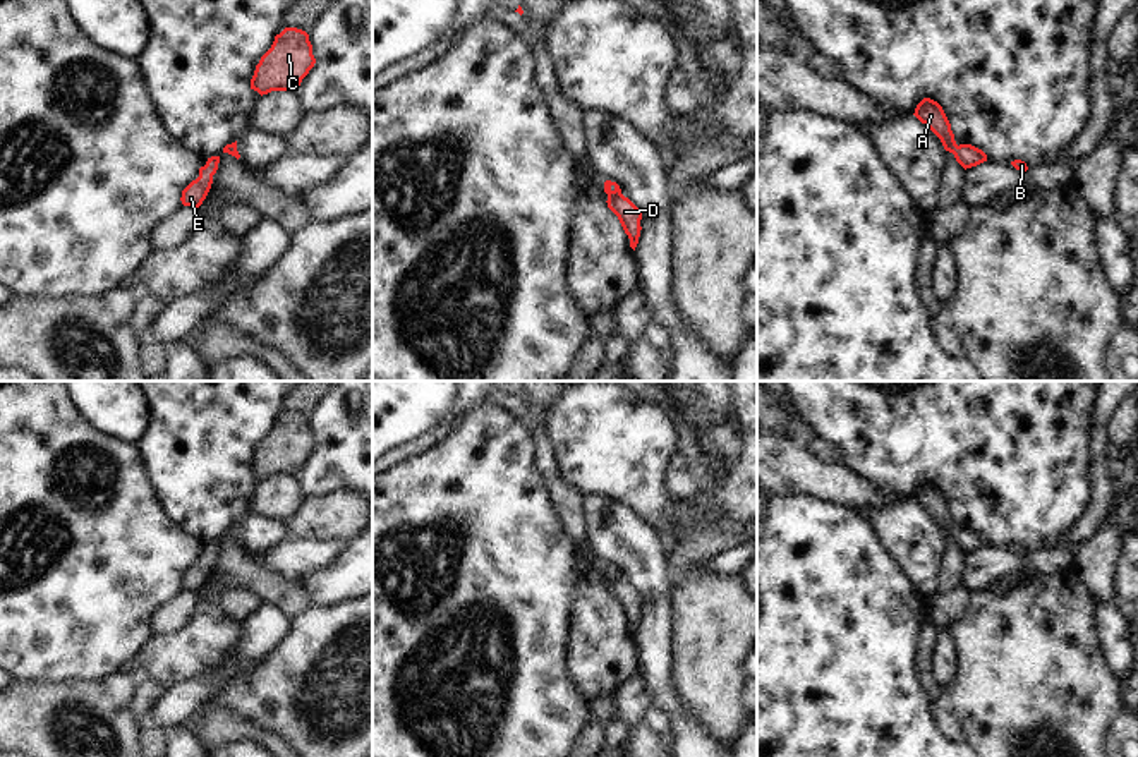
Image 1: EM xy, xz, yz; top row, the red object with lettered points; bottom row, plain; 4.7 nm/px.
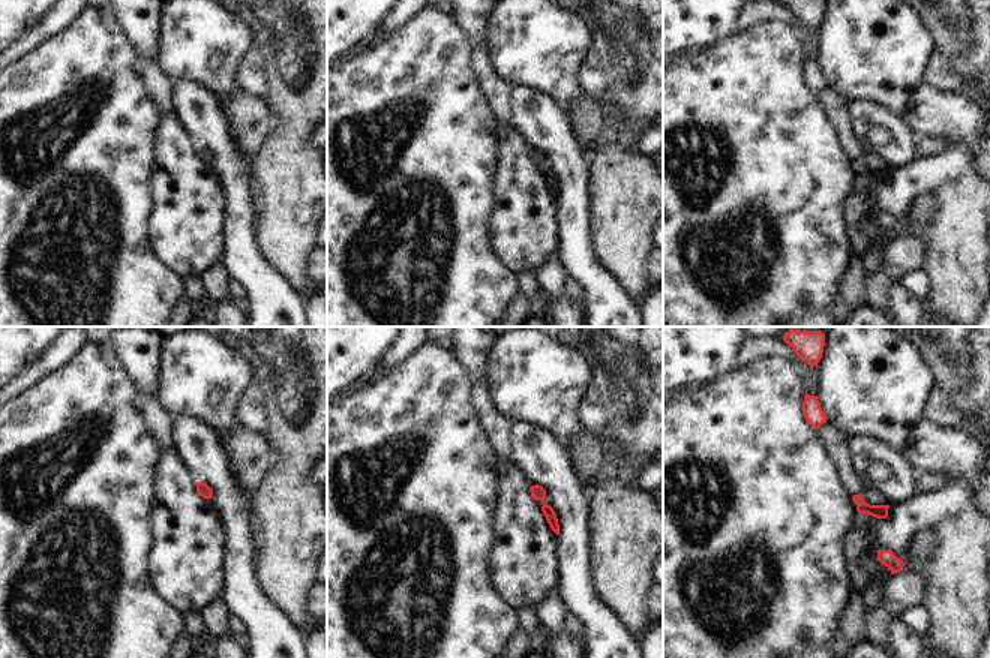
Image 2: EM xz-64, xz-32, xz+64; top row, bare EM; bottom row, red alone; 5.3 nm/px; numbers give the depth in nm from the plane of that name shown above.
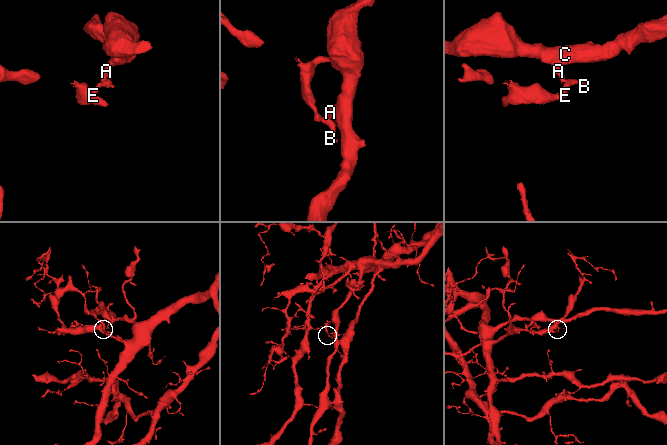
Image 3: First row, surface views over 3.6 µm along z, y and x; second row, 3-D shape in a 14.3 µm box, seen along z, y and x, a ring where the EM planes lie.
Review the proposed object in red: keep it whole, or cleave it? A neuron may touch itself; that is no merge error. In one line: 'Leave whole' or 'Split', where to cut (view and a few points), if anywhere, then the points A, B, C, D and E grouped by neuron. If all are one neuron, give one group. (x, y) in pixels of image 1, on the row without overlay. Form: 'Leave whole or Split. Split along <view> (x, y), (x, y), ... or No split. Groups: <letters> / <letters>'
Split. Split along xz (620, 577), (608, 582). Groups: A C / B D E.

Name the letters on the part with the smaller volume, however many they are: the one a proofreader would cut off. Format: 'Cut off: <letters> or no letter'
Cut off: B, D, E

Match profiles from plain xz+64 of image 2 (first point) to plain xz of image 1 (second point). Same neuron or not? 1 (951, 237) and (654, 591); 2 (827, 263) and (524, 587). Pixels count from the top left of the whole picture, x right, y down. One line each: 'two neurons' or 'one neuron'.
1: two neurons
2: one neuron

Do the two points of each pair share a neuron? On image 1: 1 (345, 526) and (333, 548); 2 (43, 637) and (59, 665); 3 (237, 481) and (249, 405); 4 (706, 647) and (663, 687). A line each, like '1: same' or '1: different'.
1: different
2: same
3: same
4: different

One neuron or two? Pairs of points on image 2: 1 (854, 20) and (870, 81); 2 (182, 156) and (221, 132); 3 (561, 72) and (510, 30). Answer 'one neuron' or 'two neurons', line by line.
1: one neuron
2: two neurons
3: one neuron

